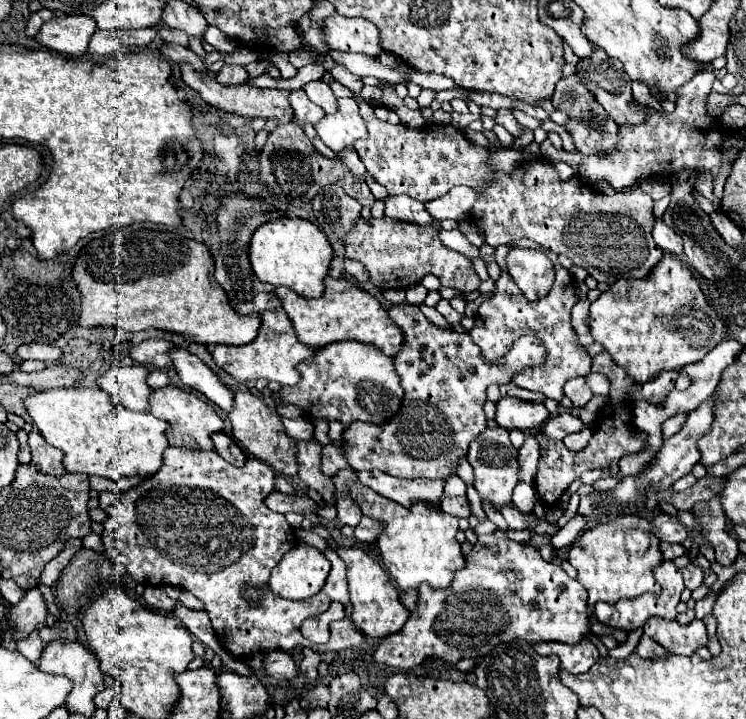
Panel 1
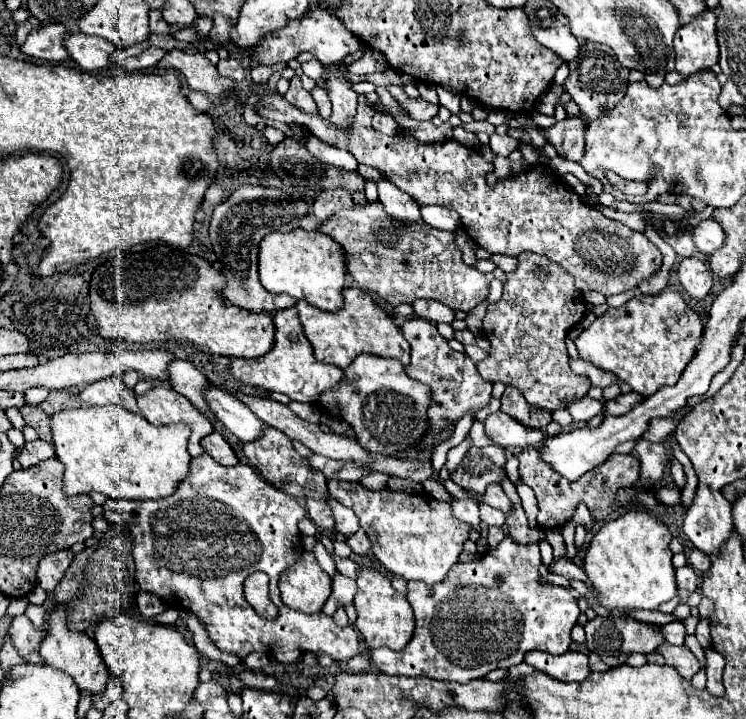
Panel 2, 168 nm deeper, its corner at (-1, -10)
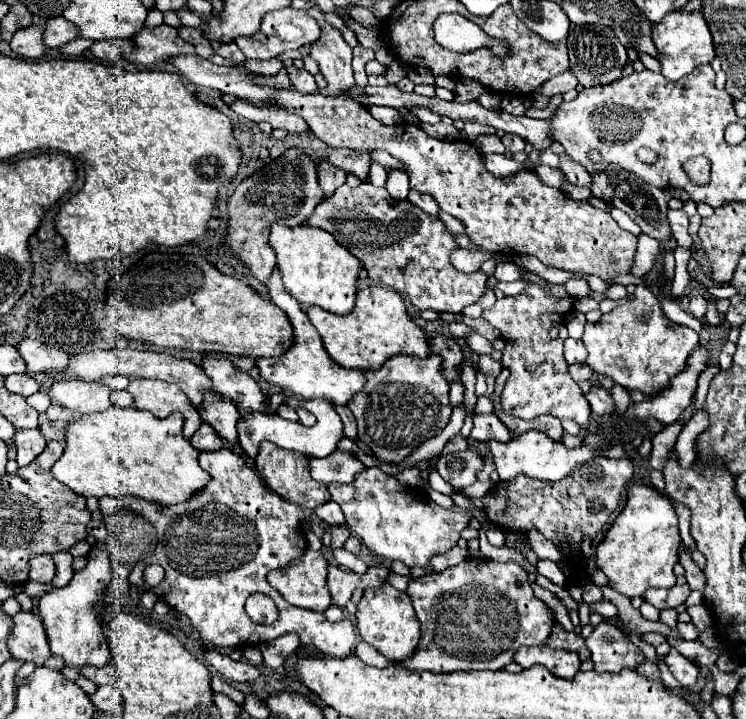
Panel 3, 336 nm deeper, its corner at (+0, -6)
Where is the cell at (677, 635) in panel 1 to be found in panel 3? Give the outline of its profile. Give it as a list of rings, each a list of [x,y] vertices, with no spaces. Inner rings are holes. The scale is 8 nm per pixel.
[[[675,649],[669,651],[669,655],[665,657],[665,663],[667,663],[669,671],[673,673],[673,677],[675,677],[683,687],[691,687],[691,685],[697,683],[699,669],[697,669],[689,659],[685,659],[683,655],[679,655]]]

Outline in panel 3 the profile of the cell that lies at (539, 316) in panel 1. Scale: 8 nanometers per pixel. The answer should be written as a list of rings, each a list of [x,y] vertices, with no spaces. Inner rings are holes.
[[[529,283],[521,295],[503,297],[491,309],[483,311],[481,317],[495,329],[503,331],[501,339],[507,345],[501,359],[501,365],[511,371],[501,393],[501,407],[507,415],[529,421],[547,413],[557,419],[571,419],[581,429],[589,425],[589,403],[583,397],[579,385],[569,375],[567,361],[563,357],[563,341],[567,339],[567,329],[563,323],[571,311],[573,297],[565,291],[563,285],[555,283],[549,283],[545,289],[537,283]],[[551,327],[559,329],[557,339],[549,335]]]

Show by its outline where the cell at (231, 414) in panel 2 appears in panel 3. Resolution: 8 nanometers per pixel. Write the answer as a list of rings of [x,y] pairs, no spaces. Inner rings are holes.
[[[295,396],[289,397],[286,402],[293,409],[303,407],[314,414],[317,418],[317,425],[305,427],[301,423],[287,421],[287,419],[283,419],[279,415],[269,417],[265,413],[251,413],[251,415],[247,415],[247,419],[243,419],[243,421],[237,423],[237,429],[239,429],[239,445],[241,445],[243,453],[249,459],[255,461],[261,441],[271,441],[271,443],[275,443],[281,449],[299,451],[299,453],[311,455],[311,457],[327,457],[329,453],[333,453],[337,449],[337,443],[345,437],[345,433],[343,433],[343,421],[335,413],[335,407],[329,401],[323,399],[300,400]]]

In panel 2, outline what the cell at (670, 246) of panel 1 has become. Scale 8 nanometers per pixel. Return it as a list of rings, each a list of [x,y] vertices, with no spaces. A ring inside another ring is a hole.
[[[682,259],[678,267],[678,279],[694,299],[704,299],[714,283],[712,271],[700,259]]]

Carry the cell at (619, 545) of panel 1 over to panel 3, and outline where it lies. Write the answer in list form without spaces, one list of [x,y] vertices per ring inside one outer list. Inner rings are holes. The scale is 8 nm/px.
[[[633,483],[627,491],[625,509],[597,547],[597,561],[585,559],[585,567],[601,569],[609,577],[611,587],[627,597],[643,595],[651,587],[669,589],[675,583],[673,567],[679,563],[677,551],[681,537],[677,523],[677,513],[667,495],[659,493],[651,485]]]

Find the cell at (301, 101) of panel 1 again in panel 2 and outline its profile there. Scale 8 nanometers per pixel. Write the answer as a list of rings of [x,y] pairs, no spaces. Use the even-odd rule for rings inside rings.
[[[292,77],[290,89],[284,93],[284,97],[286,97],[286,101],[288,101],[290,105],[294,105],[294,107],[298,107],[298,109],[302,109],[302,111],[306,111],[306,113],[310,113],[310,115],[316,115],[316,113],[318,113],[312,95],[302,89],[302,83],[300,83],[298,77]]]

